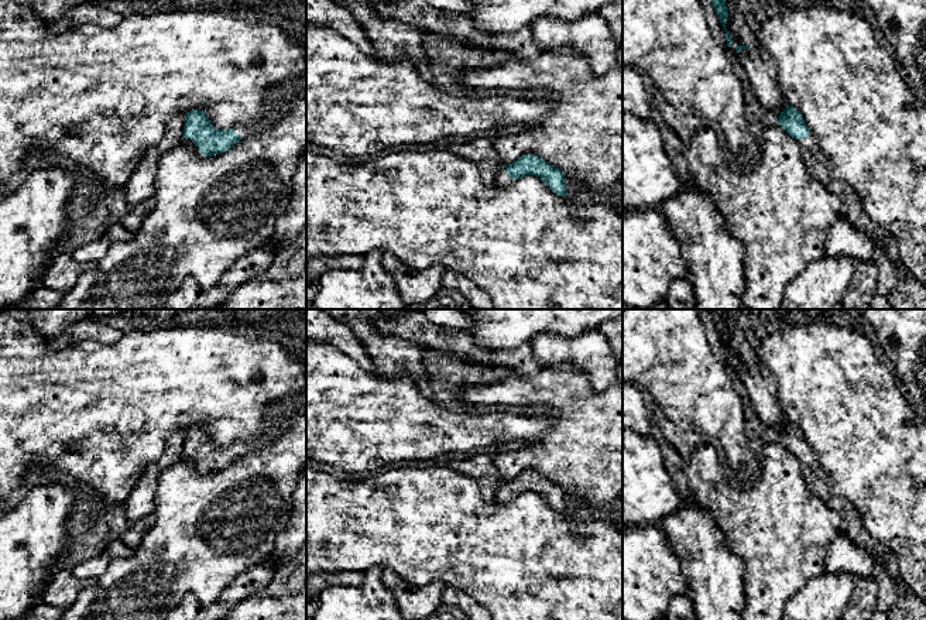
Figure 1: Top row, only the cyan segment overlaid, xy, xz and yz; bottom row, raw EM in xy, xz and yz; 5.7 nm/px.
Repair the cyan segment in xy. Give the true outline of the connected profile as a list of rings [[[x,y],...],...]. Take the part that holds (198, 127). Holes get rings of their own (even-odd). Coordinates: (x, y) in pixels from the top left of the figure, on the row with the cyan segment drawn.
[[[191,110],[186,113],[182,143],[193,145],[200,157],[213,157],[226,153],[248,134],[246,126],[217,130],[203,110]]]

